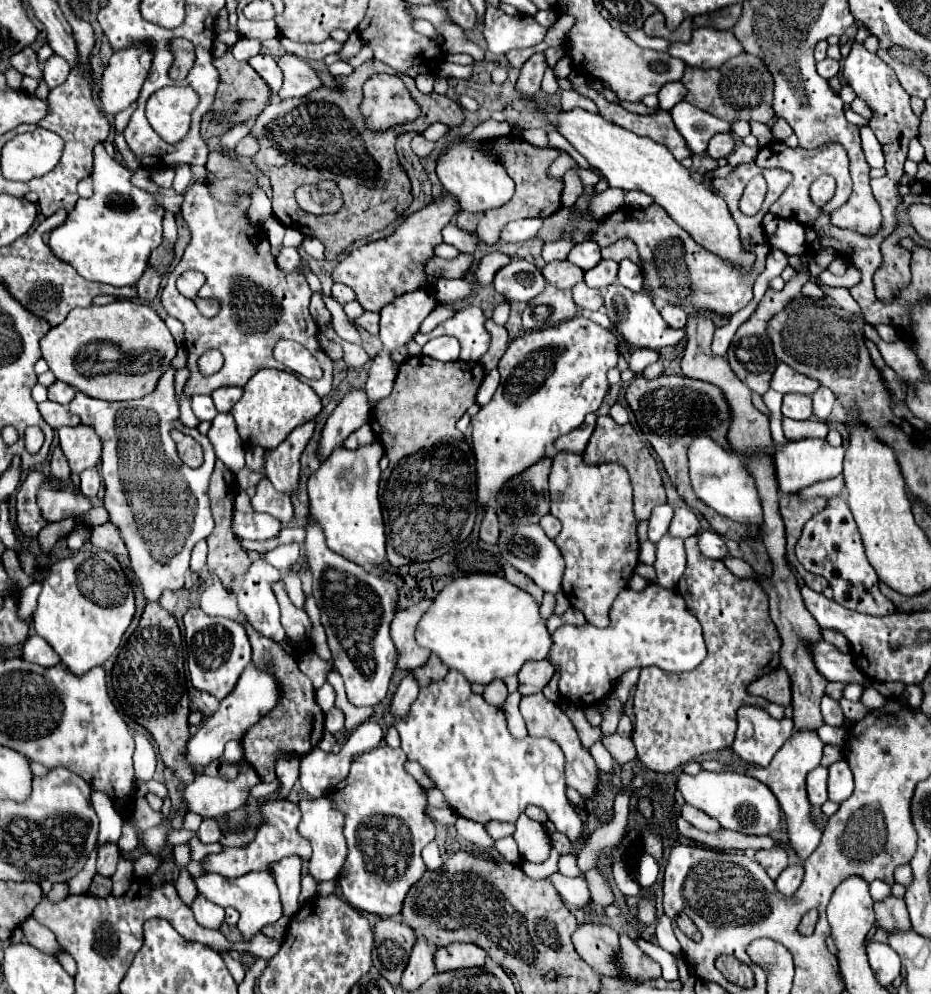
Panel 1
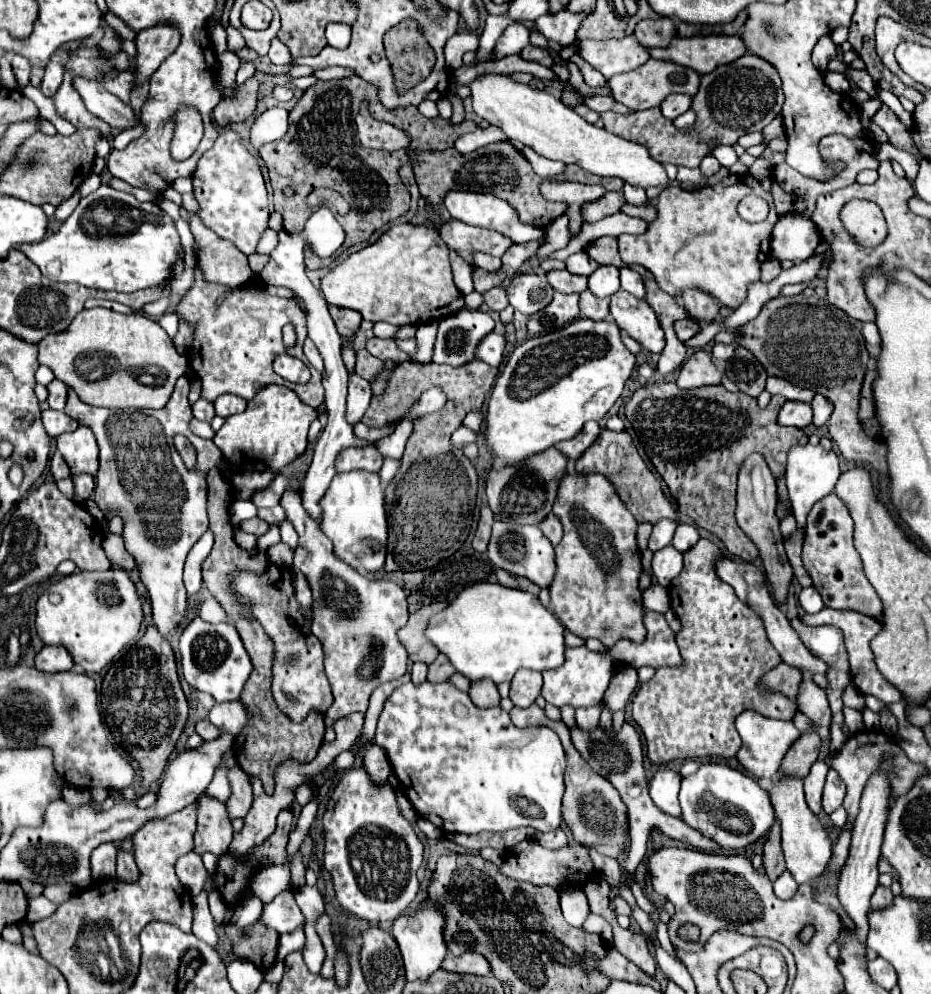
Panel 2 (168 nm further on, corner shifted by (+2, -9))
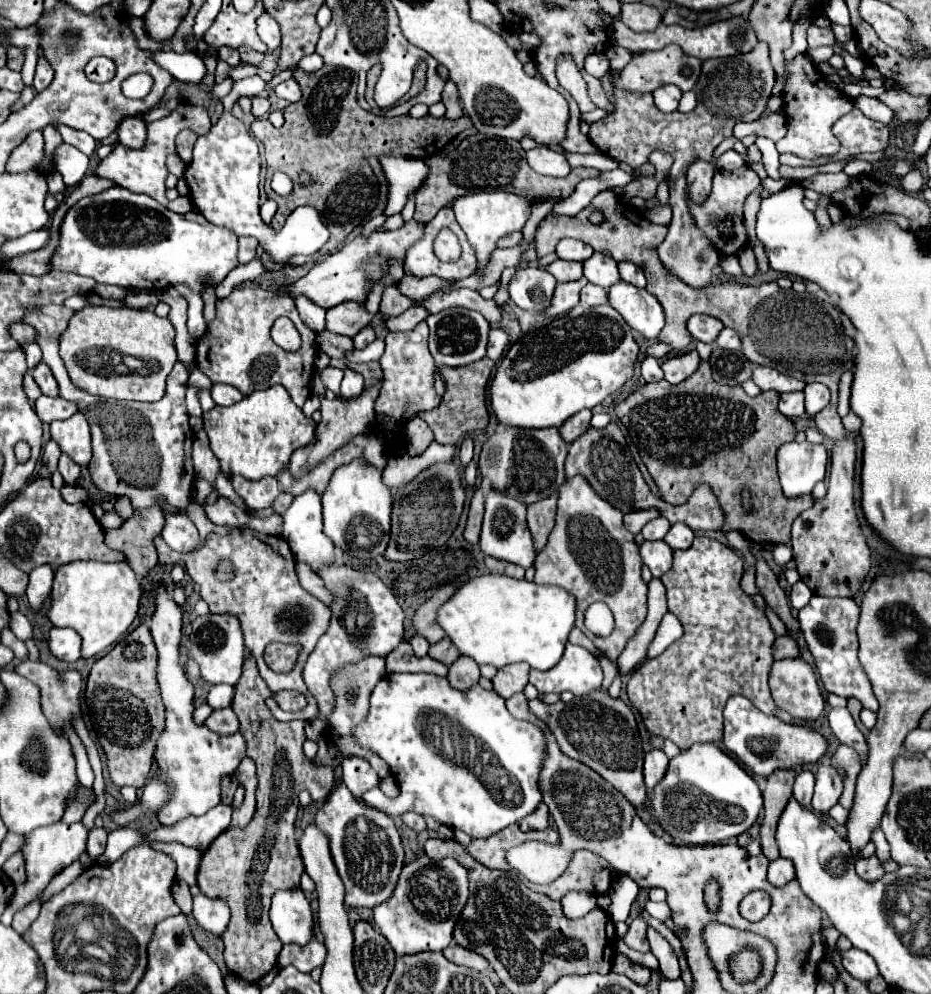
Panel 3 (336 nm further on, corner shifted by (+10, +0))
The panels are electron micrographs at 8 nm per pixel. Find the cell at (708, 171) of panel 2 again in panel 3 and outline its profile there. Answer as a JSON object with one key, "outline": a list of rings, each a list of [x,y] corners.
{"outline":[[[697,159],[687,169],[687,189],[695,201],[705,201],[711,193],[711,179],[715,175],[715,165],[711,161]]]}

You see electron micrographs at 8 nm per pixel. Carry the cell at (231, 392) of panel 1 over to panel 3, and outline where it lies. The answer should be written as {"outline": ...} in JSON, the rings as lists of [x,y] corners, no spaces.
{"outline":[[[217,383],[217,385],[213,385],[213,389],[211,389],[211,397],[213,397],[213,401],[215,401],[217,405],[233,405],[233,403],[241,401],[245,395],[243,395],[241,391],[237,391],[235,387],[231,387],[231,385]]]}

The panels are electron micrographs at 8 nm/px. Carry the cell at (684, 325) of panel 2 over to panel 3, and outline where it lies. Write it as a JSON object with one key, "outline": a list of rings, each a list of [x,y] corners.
{"outline":[[[693,315],[687,319],[687,331],[691,333],[693,339],[703,343],[713,343],[721,329],[723,329],[723,323],[709,315]]]}

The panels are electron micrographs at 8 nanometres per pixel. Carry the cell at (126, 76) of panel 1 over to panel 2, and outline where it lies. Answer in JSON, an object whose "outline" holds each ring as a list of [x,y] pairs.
{"outline":[[[157,24],[137,34],[135,44],[139,54],[133,60],[137,70],[137,84],[145,82],[159,68],[159,64],[169,54],[175,52],[175,48],[179,46],[179,40],[181,40],[181,32],[169,24]]]}

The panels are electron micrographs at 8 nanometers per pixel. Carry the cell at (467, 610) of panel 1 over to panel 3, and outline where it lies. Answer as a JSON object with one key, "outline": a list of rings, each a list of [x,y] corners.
{"outline":[[[481,575],[463,583],[453,597],[439,607],[437,623],[451,639],[451,643],[459,649],[459,655],[467,655],[475,659],[479,665],[493,665],[497,669],[525,661],[535,669],[551,669],[563,655],[563,647],[567,643],[567,635],[573,629],[575,621],[575,599],[561,587],[553,585],[537,585],[529,581],[517,581],[507,575]]]}

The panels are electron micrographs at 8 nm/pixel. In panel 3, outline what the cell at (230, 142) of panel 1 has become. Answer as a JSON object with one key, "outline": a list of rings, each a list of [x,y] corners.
{"outline":[[[289,79],[289,81],[279,83],[273,91],[275,91],[277,97],[281,97],[281,99],[285,99],[285,101],[289,101],[289,103],[301,99],[301,89],[299,89],[299,85],[297,85],[295,79]]]}

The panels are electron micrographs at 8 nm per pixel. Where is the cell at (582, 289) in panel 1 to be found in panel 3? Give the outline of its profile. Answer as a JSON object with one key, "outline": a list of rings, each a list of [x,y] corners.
{"outline":[[[587,283],[583,287],[583,293],[581,293],[581,303],[585,303],[585,305],[603,305],[603,303],[607,303],[607,289]]]}

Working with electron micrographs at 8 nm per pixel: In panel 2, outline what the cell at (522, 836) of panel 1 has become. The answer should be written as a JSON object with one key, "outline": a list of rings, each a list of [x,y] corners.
{"outline":[[[531,838],[513,846],[513,850],[507,854],[507,860],[499,866],[501,874],[505,874],[513,880],[523,880],[533,886],[551,886],[551,888],[559,888],[565,880],[585,884],[587,880],[591,880],[589,868],[591,868],[591,856],[587,854],[587,850],[583,846],[569,844],[561,850],[547,850]]]}

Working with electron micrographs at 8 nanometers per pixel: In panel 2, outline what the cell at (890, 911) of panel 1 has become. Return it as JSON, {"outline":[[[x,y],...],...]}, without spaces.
{"outline":[[[877,886],[877,890],[871,896],[871,908],[879,908],[879,906],[889,906],[893,898],[893,892],[885,886]]]}

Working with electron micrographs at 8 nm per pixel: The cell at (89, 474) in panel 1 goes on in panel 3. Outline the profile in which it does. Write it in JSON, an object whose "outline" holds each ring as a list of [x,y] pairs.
{"outline":[[[63,453],[61,459],[59,459],[59,473],[63,475],[67,485],[77,485],[79,477],[81,477],[81,467]]]}

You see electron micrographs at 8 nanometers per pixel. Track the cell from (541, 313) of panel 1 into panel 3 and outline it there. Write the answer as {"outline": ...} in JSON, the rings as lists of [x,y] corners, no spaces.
{"outline":[[[585,277],[571,281],[571,283],[559,283],[555,287],[555,297],[551,299],[551,305],[543,311],[543,315],[545,317],[557,317],[557,315],[571,311],[579,303],[579,291],[583,285],[587,285]]]}

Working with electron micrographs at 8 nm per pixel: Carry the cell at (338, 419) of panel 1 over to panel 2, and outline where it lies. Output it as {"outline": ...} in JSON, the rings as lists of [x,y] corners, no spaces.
{"outline":[[[351,374],[347,392],[347,420],[351,424],[357,424],[361,420],[361,416],[369,408],[369,398],[371,398],[369,382],[359,378],[357,374]]]}

